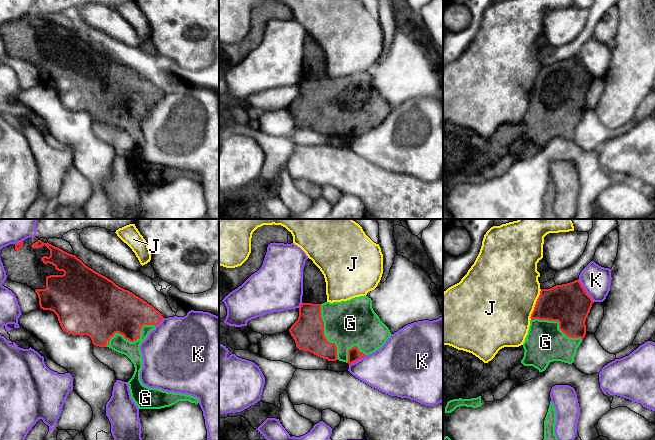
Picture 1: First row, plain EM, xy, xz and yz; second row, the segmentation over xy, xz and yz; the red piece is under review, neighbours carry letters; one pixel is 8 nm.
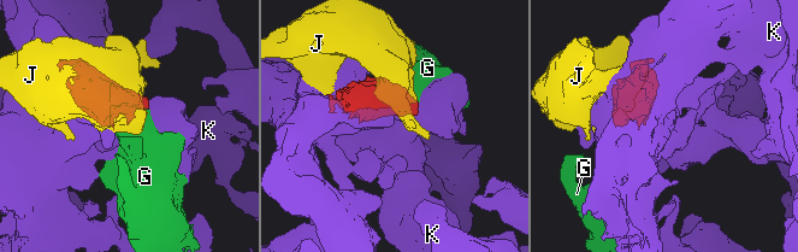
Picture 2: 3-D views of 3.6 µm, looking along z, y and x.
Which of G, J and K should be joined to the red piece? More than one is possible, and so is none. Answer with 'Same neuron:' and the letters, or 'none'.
Same neuron: G

